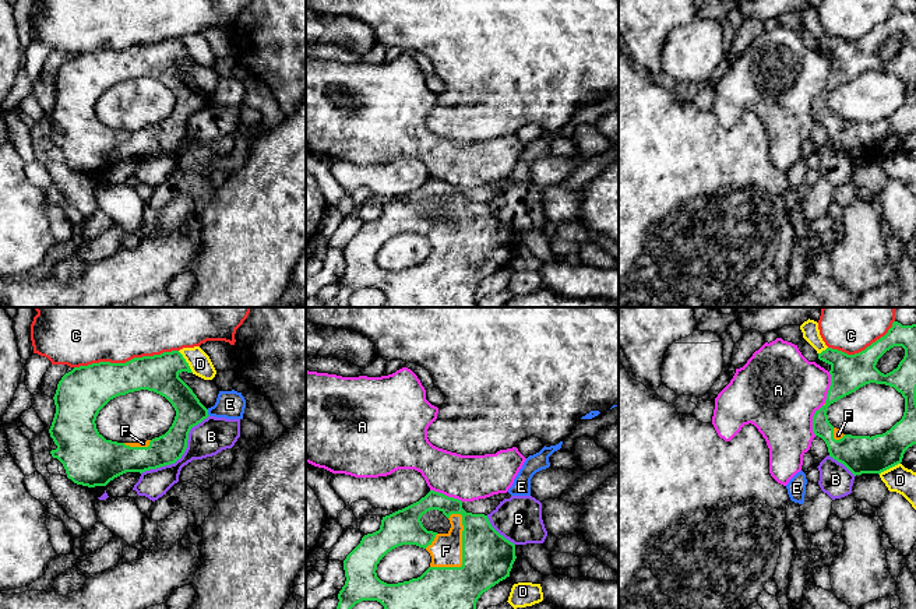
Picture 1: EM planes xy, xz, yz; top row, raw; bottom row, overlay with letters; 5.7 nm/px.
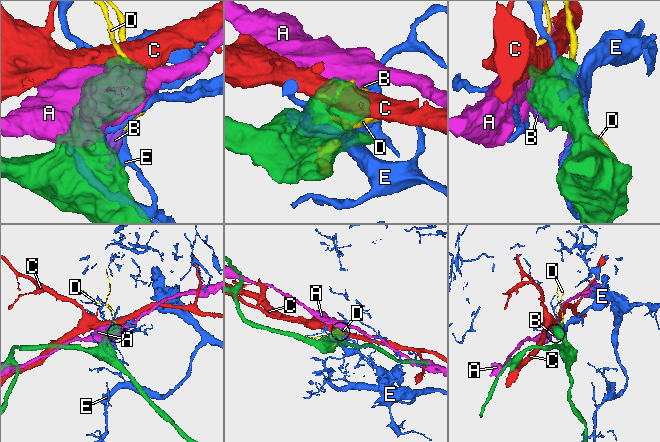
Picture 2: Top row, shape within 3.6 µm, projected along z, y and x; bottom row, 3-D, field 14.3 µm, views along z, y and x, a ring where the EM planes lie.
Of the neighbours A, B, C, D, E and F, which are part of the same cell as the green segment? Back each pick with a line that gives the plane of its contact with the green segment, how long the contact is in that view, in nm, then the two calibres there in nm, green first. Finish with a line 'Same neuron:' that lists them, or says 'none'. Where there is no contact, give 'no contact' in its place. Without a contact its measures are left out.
F: xz | 360 nm | 340/190 nm
Same neuron: F

